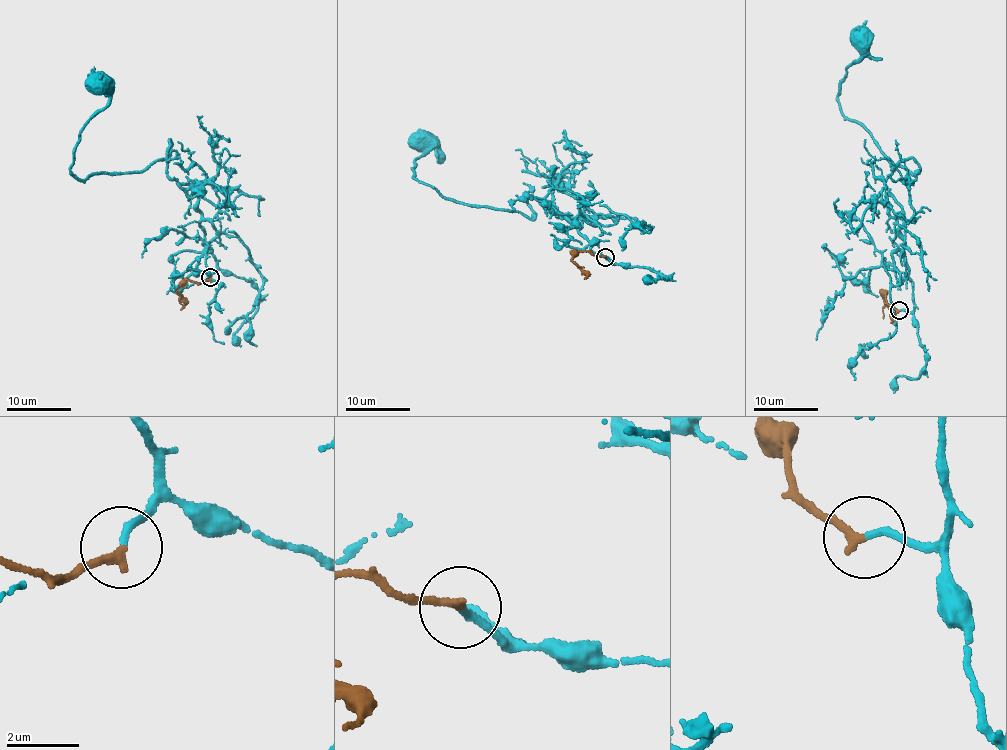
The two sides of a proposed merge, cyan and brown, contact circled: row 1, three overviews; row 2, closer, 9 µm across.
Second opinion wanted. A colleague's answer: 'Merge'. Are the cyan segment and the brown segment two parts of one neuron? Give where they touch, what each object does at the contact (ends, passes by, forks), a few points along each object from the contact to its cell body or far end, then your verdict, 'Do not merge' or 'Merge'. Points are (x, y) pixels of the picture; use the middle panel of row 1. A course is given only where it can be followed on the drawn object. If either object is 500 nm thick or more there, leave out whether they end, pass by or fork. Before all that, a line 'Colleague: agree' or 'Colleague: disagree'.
Colleague: agree
Place: (605, 257). At the ring cyan ends. At the ring brown ends. Course of cyan: (604, 257), (531, 196), (532, 219), (448, 200), (414, 177), (436, 144), (422, 140). Course of brown: (604, 257), (579, 251), (575, 255), (573, 262), (587, 274), (584, 279). Merge

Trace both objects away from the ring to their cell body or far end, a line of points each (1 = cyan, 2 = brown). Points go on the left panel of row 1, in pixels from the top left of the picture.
1: (210, 278), (198, 193), (167, 174), (172, 142), (143, 170), (70, 170), (109, 98), (99, 84)
2: (210, 278), (197, 283), (188, 280), (182, 286), (177, 294), (185, 303), (180, 310)

